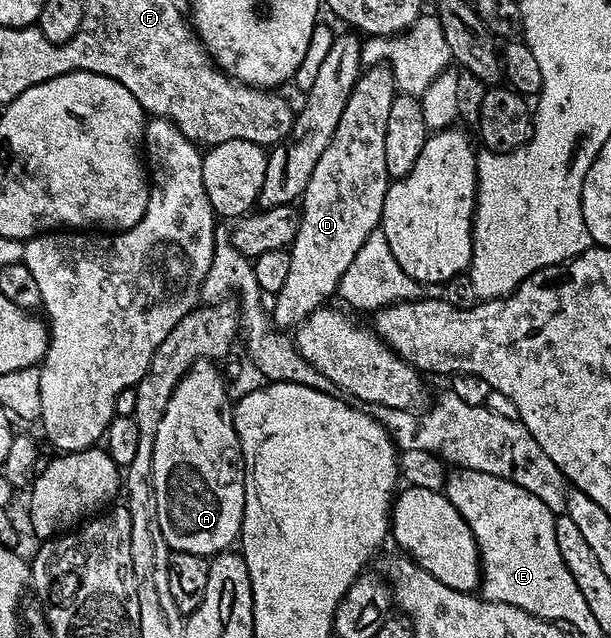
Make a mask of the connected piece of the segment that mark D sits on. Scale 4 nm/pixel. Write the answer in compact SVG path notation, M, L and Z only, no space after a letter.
M385 63L367 67L359 75L352 94L348 94L348 106L336 122L336 134L328 142L312 178L300 201L298 233L290 245L288 278L273 297L272 324L276 328L293 329L326 300L338 291L344 270L352 266L352 258L364 246L373 232L379 231L384 210L384 198L388 194L392 177L384 162L384 134L388 134L388 113L396 85L393 71Z

